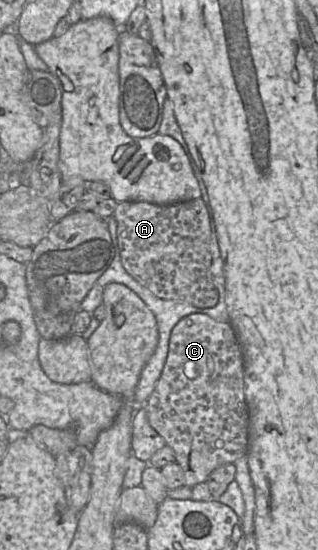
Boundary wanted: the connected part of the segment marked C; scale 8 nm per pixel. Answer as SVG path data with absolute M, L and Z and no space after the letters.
M191 314L179 320L171 330L164 367L144 408L150 425L174 451L175 462L184 474L185 486L192 488L203 483L219 466L246 456L249 417L244 376L243 353L228 322L215 321L204 314Z

